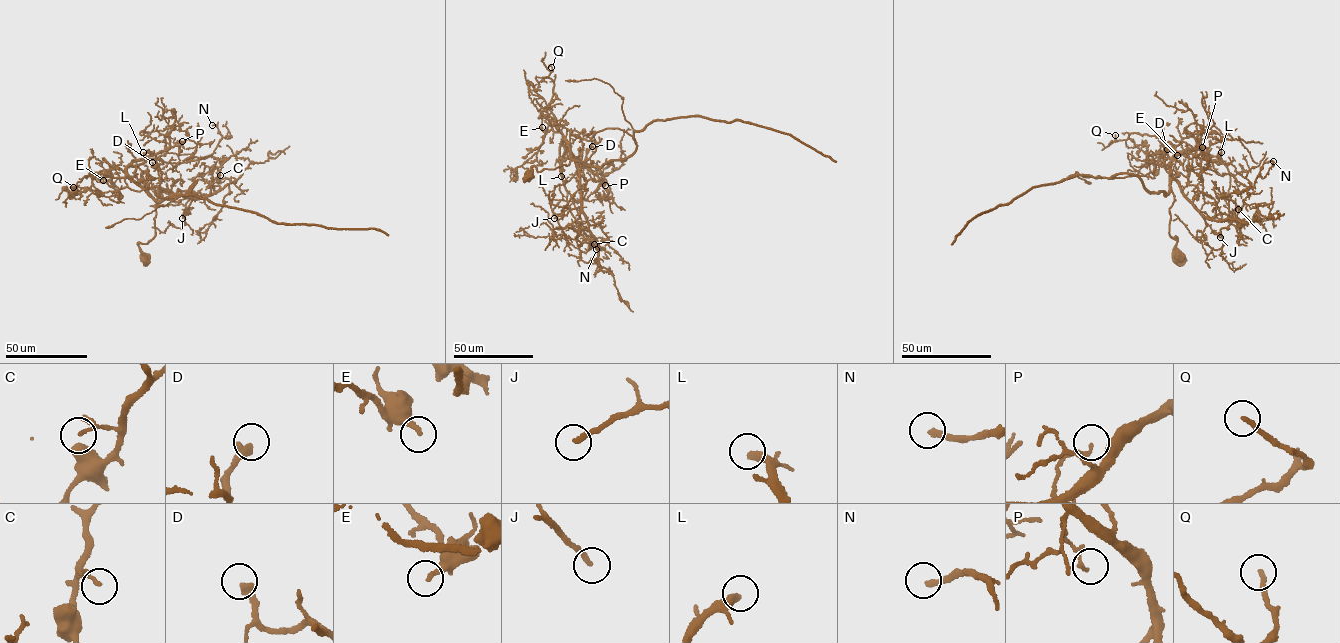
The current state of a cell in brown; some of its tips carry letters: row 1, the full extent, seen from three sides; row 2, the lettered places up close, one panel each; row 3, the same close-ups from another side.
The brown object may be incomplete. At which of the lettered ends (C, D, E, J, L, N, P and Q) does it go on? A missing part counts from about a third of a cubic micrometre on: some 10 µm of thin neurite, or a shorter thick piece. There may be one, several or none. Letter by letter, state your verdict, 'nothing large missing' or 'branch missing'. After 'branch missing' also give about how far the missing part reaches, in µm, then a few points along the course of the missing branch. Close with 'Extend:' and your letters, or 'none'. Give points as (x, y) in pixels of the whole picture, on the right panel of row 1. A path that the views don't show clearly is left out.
C: nothing large missing
D: nothing large missing
E: nothing large missing
J: branch missing; about 30 µm are missing; missing branch runs (1220, 237), (1226, 251), (1236, 259), (1239, 277)
L: branch missing; about 25 µm are missing
N: nothing large missing
P: nothing large missing
Q: nothing large missing
Extend: J, L

